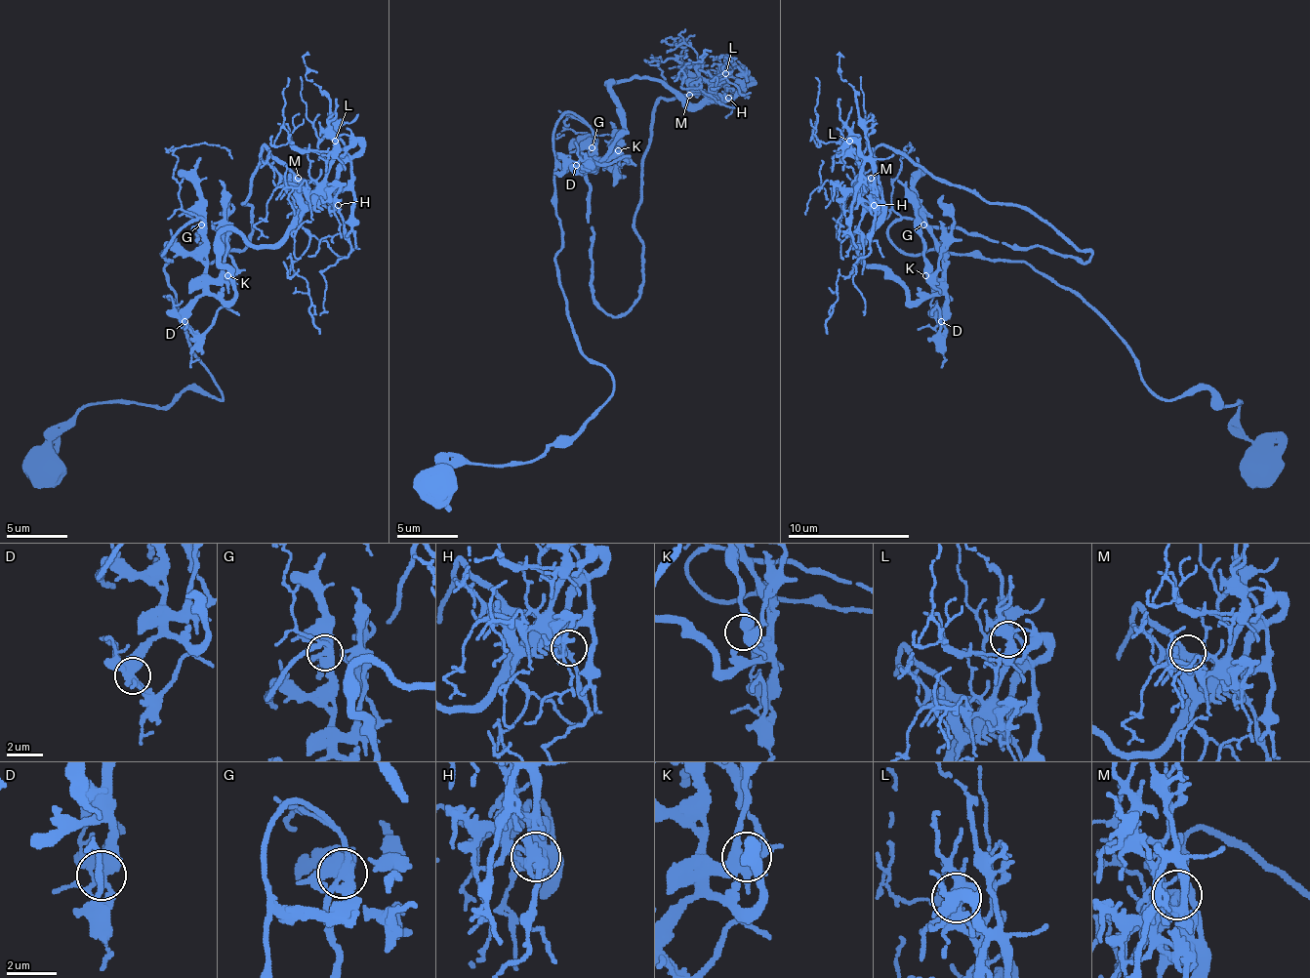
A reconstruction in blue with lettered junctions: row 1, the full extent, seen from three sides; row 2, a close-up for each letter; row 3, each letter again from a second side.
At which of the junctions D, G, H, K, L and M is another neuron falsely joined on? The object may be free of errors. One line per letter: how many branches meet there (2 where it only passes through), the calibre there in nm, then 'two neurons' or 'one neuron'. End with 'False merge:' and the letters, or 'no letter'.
D: 4 | 440 nm | one neuron
G: 5 | 400 nm | one neuron
H: 3 | 240 nm | one neuron
K: 5 | 440 nm | one neuron
L: 5 | 400 nm | one neuron
M: 5 | 340 nm | one neuron
False merge: no letter

